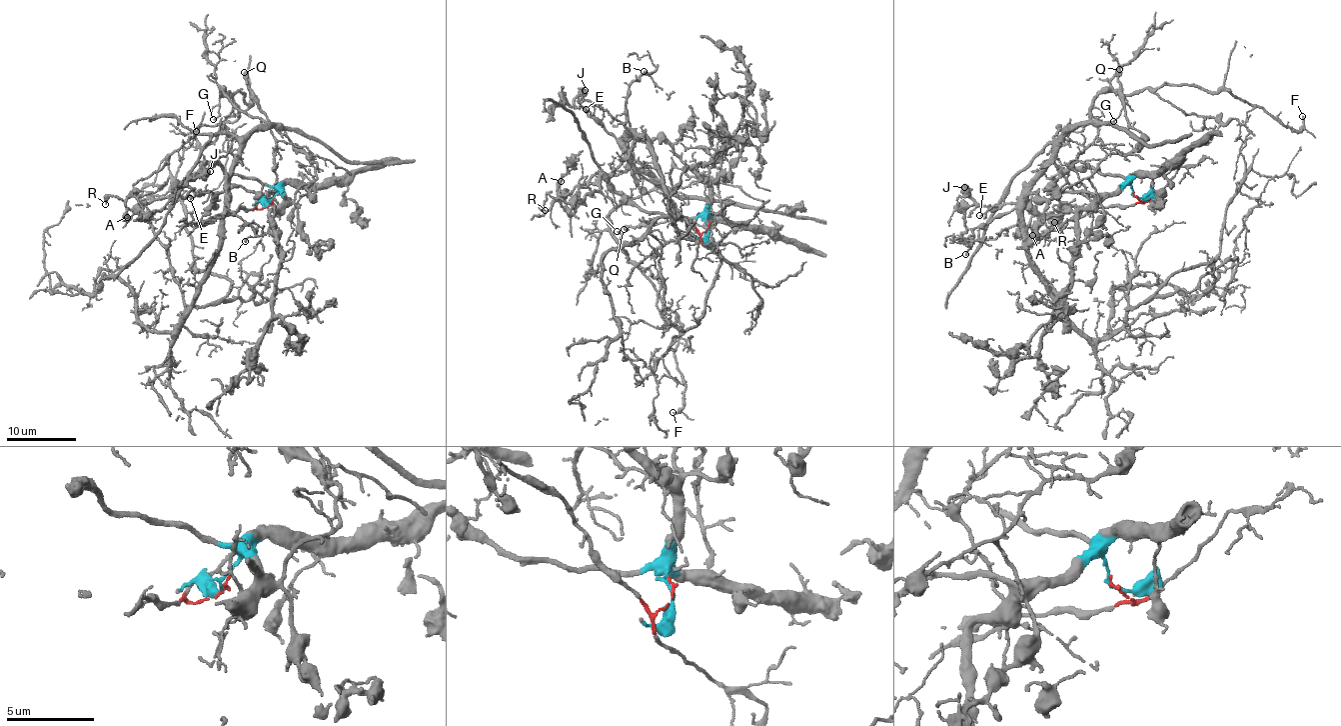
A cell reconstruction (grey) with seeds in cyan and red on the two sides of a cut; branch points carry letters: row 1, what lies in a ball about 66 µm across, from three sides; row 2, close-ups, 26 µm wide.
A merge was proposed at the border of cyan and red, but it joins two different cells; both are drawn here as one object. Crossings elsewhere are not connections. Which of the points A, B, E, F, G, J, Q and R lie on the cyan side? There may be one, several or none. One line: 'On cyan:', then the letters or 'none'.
On cyan: A, E, J, Q, R

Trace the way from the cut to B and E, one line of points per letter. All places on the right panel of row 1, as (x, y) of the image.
B: (1136, 196), (1142, 202), (1091, 209), (1041, 235), (1034, 235), (1013, 208), (977, 225), (964, 253)
E: (1136, 196), (1129, 185), (1120, 184), (1111, 193), (1058, 192), (1046, 198), (1034, 193), (979, 216)

